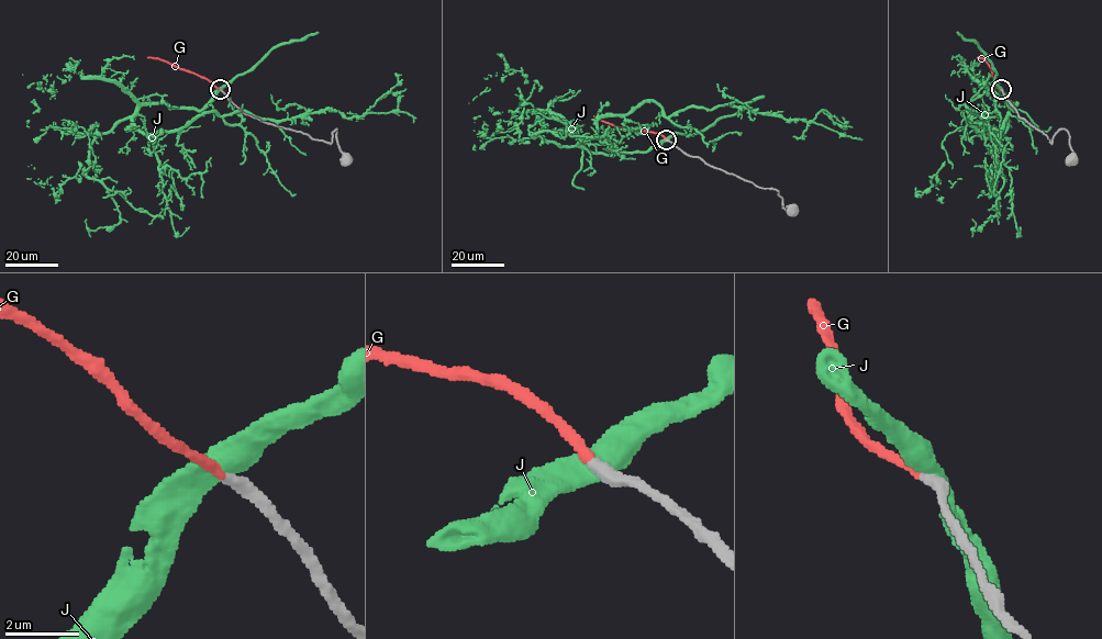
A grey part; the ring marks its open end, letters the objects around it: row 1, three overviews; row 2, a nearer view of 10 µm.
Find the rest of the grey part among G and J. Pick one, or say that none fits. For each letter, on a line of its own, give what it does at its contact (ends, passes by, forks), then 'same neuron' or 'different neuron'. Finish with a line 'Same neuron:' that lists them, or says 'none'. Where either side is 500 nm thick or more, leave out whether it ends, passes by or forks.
G: it ends; same neuron
J: different neuron
Same neuron: G

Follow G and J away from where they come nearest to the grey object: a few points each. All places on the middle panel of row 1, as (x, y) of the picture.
G: (666, 139), (650, 132), (616, 127), (593, 115)
J: (666, 139), (578, 144), (647, 100), (666, 116), (825, 110), (847, 127)

